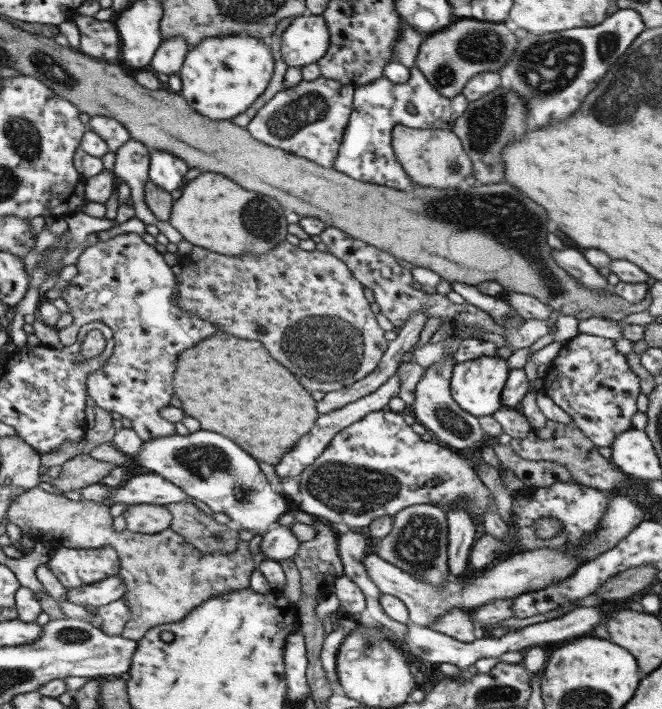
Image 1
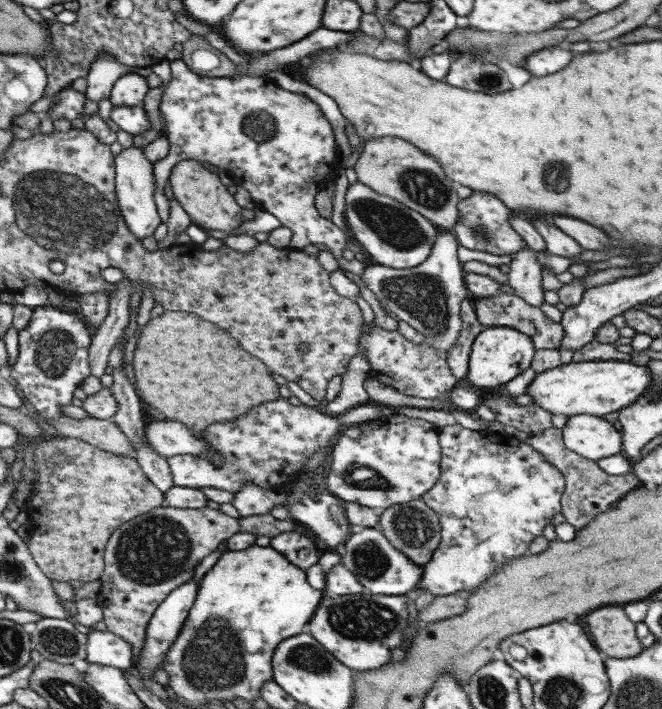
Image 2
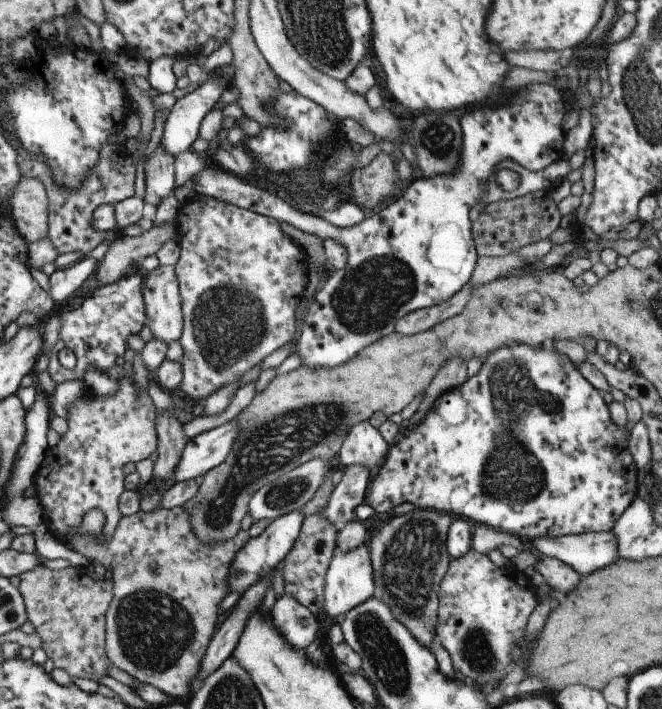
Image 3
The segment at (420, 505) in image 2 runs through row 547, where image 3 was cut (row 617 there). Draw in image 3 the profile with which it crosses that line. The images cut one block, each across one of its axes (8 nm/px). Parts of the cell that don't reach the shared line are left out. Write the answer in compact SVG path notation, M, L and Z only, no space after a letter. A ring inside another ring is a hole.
M413 508L405 514L391 516L390 520L384 522L381 527L377 527L379 531L374 534L369 544L374 596L391 610L391 616L397 622L401 622L409 630L410 636L425 648L430 647L435 635L437 592L450 559L446 549L446 534L452 520L450 514L438 510Z

